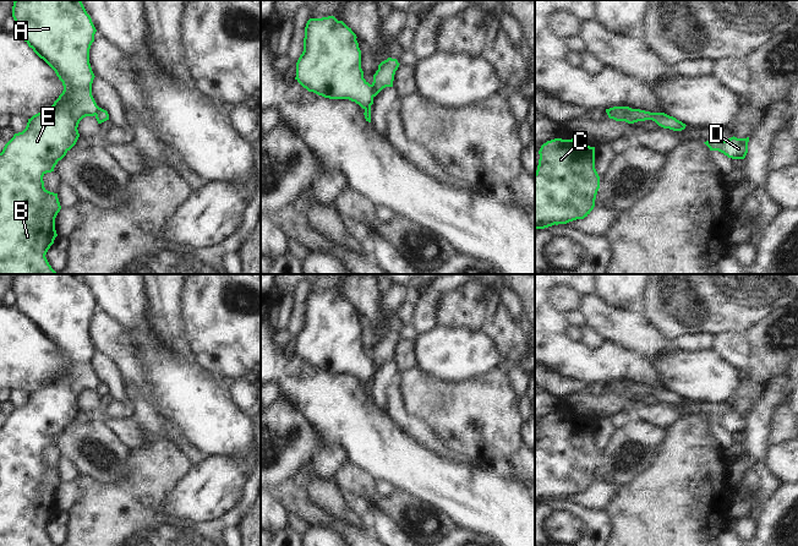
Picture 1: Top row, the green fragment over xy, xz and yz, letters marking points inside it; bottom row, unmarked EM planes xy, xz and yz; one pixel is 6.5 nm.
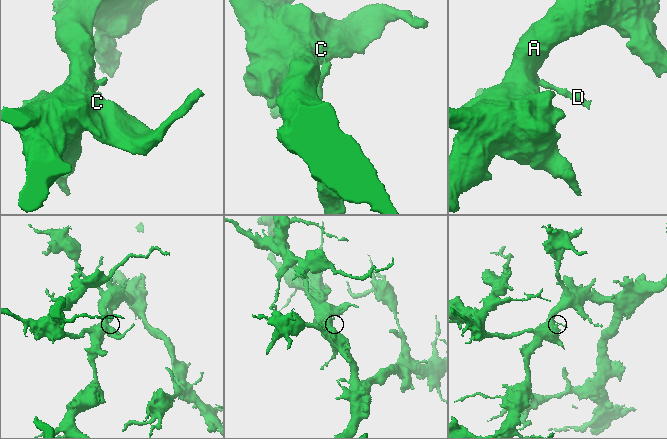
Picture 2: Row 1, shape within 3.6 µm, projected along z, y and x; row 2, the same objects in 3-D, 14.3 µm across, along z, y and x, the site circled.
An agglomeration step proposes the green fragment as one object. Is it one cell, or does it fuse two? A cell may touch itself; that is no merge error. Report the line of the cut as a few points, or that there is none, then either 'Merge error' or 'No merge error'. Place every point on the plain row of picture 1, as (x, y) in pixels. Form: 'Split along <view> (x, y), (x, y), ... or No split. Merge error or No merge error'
Split along xz (371, 359), (373, 370). Merge error.

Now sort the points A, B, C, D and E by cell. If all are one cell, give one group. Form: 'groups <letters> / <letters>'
groups A B C E / D

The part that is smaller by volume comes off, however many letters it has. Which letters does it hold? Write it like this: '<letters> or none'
D.

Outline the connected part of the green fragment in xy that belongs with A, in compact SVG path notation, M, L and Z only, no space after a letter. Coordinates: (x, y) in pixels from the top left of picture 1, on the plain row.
M15 274L12 291L16 309L43 333L62 356L64 365L48 383L28 393L22 406L15 408L0 427L0 546L55 546L45 529L58 510L55 492L61 484L58 468L44 462L43 451L76 419L78 398L99 384L93 370L94 348L89 338L89 323L97 306L81 274Z

